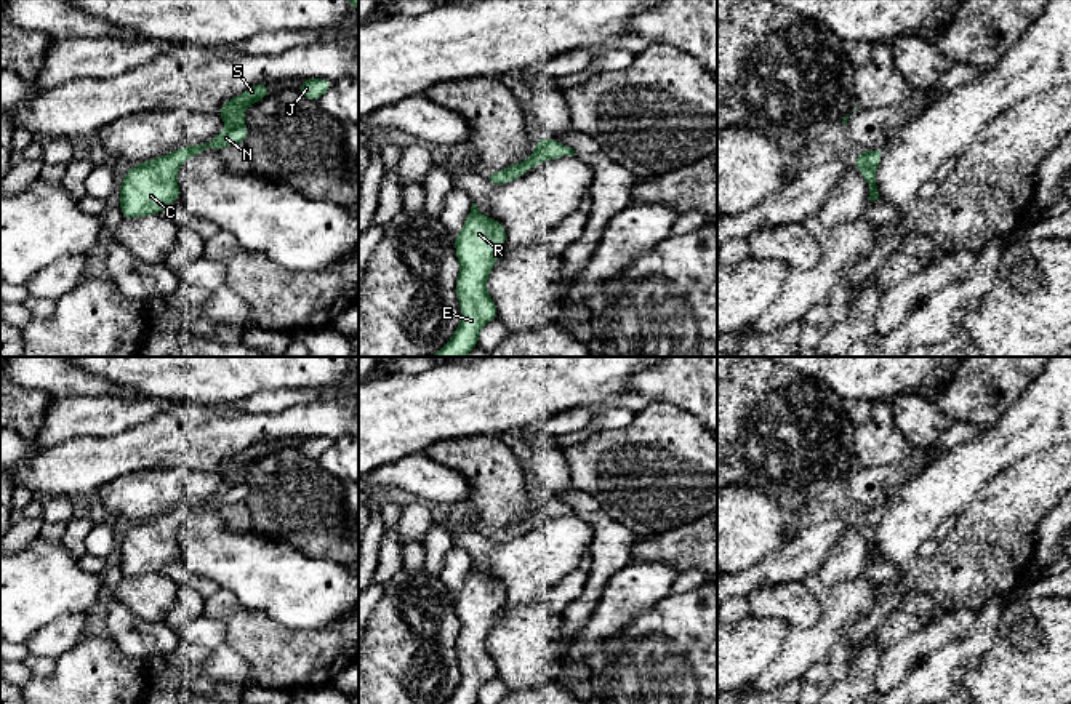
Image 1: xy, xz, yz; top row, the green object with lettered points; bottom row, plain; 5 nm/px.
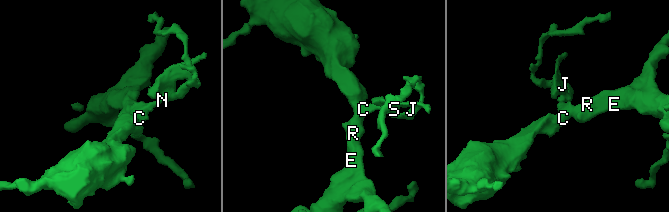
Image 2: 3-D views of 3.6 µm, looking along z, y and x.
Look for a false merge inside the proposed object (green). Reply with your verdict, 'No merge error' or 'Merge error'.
No merge error

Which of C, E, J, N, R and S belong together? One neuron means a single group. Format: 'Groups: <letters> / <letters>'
Groups: C E J N R S

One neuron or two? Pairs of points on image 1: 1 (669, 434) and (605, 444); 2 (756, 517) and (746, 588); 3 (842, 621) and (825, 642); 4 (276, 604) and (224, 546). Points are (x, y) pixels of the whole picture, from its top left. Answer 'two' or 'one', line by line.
1: one
2: two
3: one
4: one

